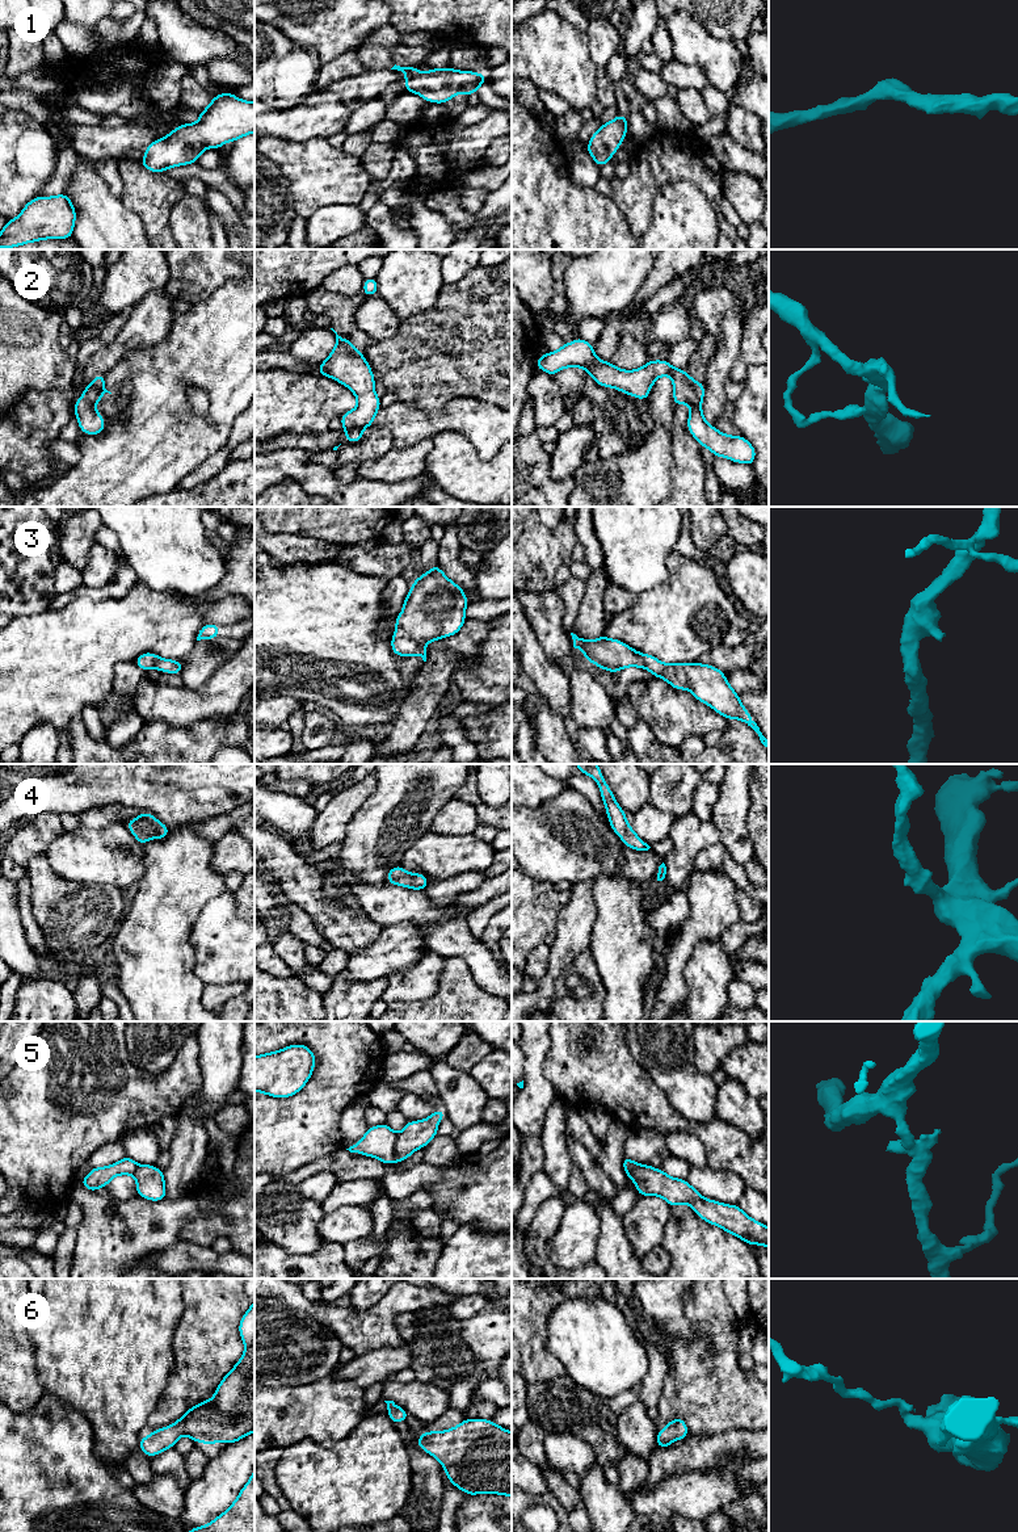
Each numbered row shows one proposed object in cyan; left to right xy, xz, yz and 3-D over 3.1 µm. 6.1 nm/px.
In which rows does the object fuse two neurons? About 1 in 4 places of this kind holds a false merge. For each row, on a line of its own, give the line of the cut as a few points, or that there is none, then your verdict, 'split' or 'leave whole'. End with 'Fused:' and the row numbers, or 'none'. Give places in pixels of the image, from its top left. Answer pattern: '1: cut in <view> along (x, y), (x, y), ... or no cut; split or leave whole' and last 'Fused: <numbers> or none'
1: no cut; leave whole
2: no cut; leave whole
3: no cut; leave whole
4: no cut; leave whole
5: cut in xz along (398, 1134), (395, 1154), (391, 1162); split
6: no cut; leave whole
Fused: 5

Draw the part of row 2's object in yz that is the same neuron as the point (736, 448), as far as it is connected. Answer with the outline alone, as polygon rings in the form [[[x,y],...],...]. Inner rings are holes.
[[[577,337],[572,343],[564,343],[555,352],[538,356],[535,368],[551,377],[564,368],[582,368],[593,381],[603,387],[613,387],[647,400],[649,391],[659,377],[669,375],[673,381],[673,403],[690,404],[687,431],[701,446],[706,446],[714,457],[724,457],[737,463],[753,466],[756,459],[754,446],[743,436],[729,436],[710,425],[702,412],[704,383],[695,382],[686,370],[672,366],[668,360],[649,360],[636,370],[622,370],[611,361],[601,361],[592,343]]]

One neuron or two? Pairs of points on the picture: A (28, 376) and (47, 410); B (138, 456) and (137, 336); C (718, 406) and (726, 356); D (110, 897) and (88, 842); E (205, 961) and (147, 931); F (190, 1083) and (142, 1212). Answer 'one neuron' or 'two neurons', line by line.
A: two neurons
B: two neurons
C: one neuron
D: two neurons
E: two neurons
F: two neurons

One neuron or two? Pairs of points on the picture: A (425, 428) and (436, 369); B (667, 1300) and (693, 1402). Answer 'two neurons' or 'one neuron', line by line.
A: two neurons
B: two neurons

